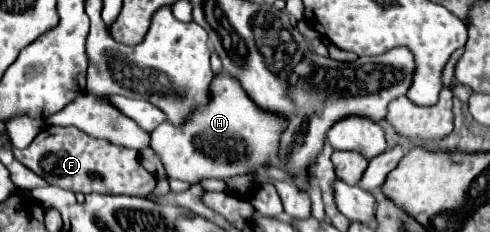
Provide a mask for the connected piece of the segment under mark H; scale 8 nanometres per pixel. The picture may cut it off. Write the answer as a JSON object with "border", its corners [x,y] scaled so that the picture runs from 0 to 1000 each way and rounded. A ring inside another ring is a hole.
{"border":[[[449,310],[429,362],[429,440],[396,466],[392,500],[384,500],[371,543],[355,543],[347,517],[335,517],[310,569],[310,647],[327,672],[343,759],[351,767],[367,767],[388,793],[400,793],[412,767],[465,776],[527,741],[555,698],[555,681],[567,681],[580,543],[588,543],[580,500],[522,457],[478,328]]]}

